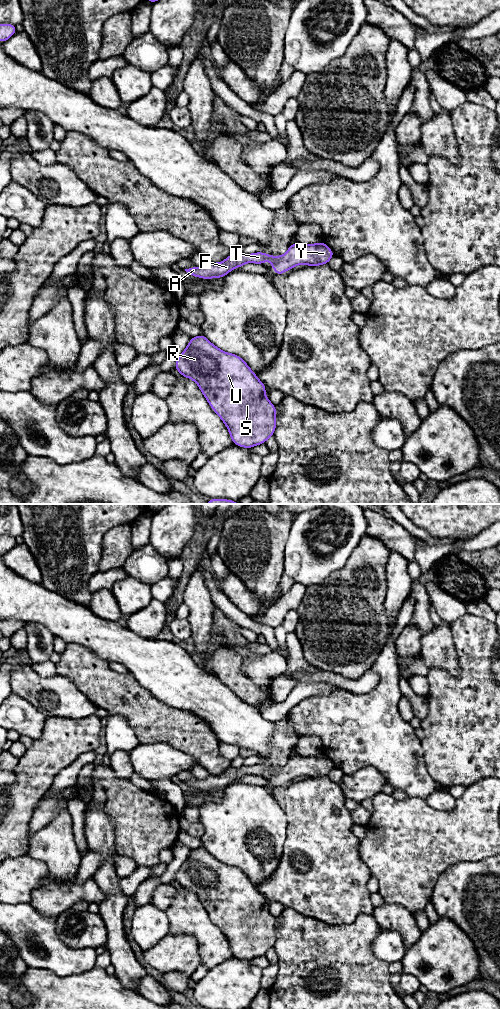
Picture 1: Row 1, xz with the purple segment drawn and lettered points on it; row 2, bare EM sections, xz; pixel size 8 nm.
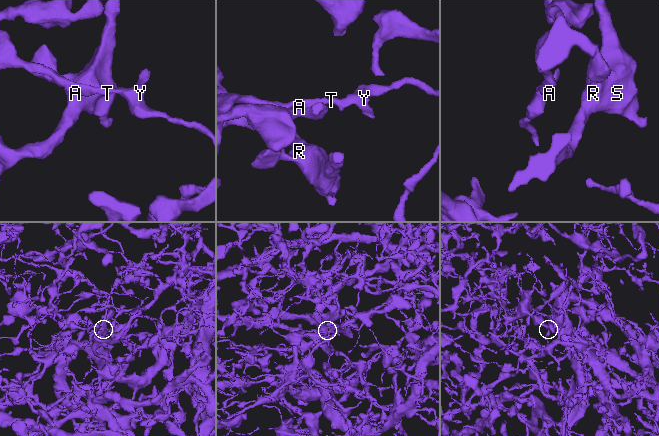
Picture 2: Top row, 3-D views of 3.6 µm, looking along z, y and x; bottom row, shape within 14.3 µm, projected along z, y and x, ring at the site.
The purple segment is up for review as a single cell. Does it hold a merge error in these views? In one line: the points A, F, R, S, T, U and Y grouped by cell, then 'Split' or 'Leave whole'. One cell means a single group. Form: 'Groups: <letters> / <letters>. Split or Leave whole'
Groups: A F R S T U Y. Leave whole

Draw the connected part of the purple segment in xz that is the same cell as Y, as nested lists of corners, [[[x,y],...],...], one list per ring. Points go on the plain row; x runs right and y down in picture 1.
[[[324,754],[317,756],[293,755],[282,768],[275,769],[263,764],[256,764],[254,766],[242,765],[239,768],[231,765],[221,775],[209,774],[205,779],[193,778],[192,780],[185,781],[185,783],[194,789],[202,791],[221,790],[234,780],[241,779],[246,775],[263,776],[269,772],[272,775],[272,781],[280,788],[285,783],[300,776],[306,776],[307,778],[328,776],[333,768],[334,764]]]

